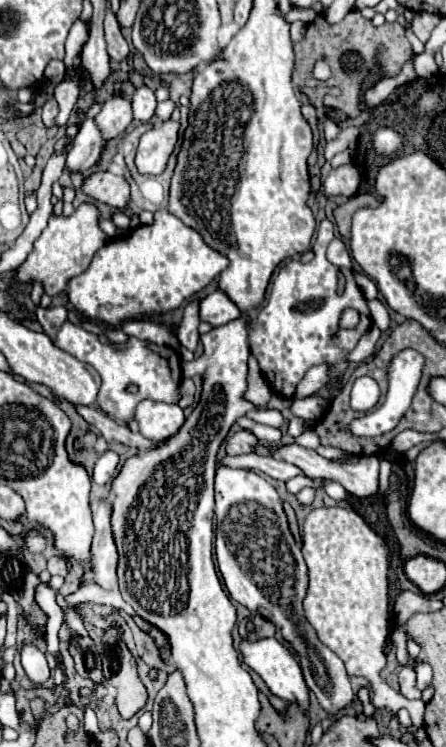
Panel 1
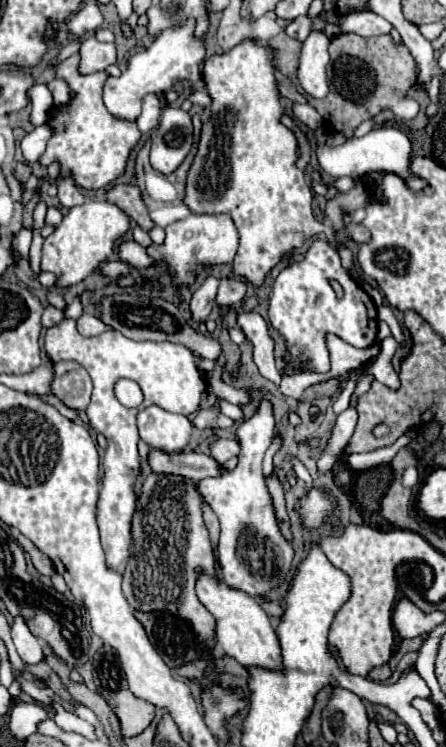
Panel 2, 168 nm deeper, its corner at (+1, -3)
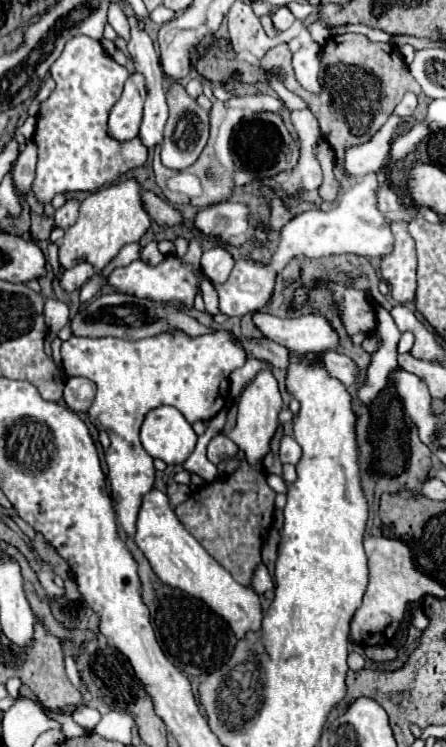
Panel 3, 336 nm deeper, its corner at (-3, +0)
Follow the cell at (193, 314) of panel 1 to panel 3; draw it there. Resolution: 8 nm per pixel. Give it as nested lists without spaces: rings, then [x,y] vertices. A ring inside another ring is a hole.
[[[217,244],[211,250],[205,250],[203,258],[201,258],[201,268],[213,282],[225,282],[233,264],[235,264],[235,260],[223,244]]]

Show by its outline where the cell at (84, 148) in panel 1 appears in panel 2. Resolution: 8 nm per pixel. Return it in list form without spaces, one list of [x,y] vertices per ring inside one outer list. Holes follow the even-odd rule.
[[[65,173],[65,175],[57,181],[57,187],[59,187],[59,201],[61,201],[63,207],[75,207],[75,205],[85,203],[85,197],[81,195],[79,187],[75,185],[71,173]]]

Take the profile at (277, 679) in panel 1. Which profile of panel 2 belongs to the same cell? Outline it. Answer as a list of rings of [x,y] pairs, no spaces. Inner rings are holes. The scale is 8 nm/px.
[[[205,575],[197,579],[195,589],[197,589],[199,601],[213,613],[217,621],[217,641],[229,657],[237,659],[243,667],[261,667],[267,671],[285,673],[279,637],[275,629],[271,627],[269,617],[265,615],[265,611],[259,607],[259,603],[253,597],[237,589],[229,589],[221,579],[215,581]]]

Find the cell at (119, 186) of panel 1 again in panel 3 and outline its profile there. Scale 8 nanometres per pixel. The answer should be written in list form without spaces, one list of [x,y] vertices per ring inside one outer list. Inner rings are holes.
[[[143,192],[143,202],[145,202],[145,210],[151,216],[151,220],[155,220],[159,226],[167,228],[167,226],[177,226],[183,222],[183,214],[173,208],[167,200],[159,198],[153,192]]]

